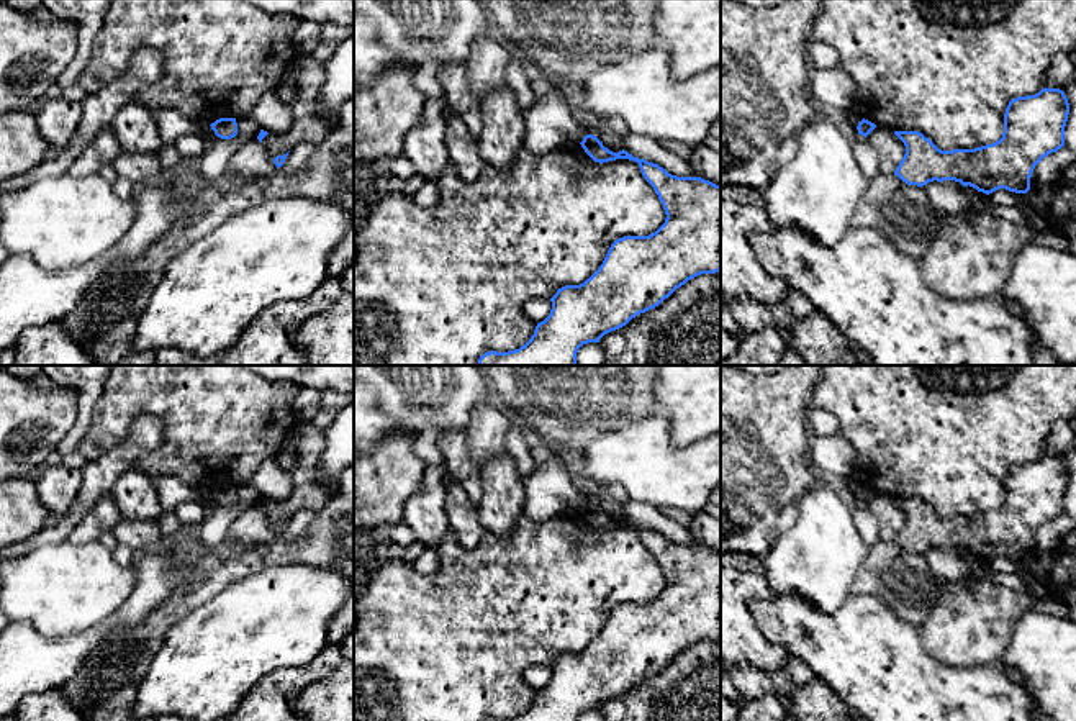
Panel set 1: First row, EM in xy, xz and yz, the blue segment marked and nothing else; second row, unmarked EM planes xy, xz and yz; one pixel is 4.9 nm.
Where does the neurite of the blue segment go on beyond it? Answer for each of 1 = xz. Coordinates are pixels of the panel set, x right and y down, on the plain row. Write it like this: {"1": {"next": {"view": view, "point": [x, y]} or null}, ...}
{"1": {"next": null}}

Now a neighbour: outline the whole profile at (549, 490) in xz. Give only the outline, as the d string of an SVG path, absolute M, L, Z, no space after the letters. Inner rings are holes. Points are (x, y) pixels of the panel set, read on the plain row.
M562 452L550 462L537 465L526 482L524 515L534 521L580 511L586 501L588 497L572 483Z

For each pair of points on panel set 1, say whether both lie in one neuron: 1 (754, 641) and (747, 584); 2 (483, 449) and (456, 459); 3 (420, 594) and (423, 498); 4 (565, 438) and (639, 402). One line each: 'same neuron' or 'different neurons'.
1: same neuron
2: different neurons
3: different neurons
4: same neuron

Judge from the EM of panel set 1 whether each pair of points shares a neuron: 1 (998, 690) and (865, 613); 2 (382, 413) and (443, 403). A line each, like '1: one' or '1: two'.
1: one
2: one

